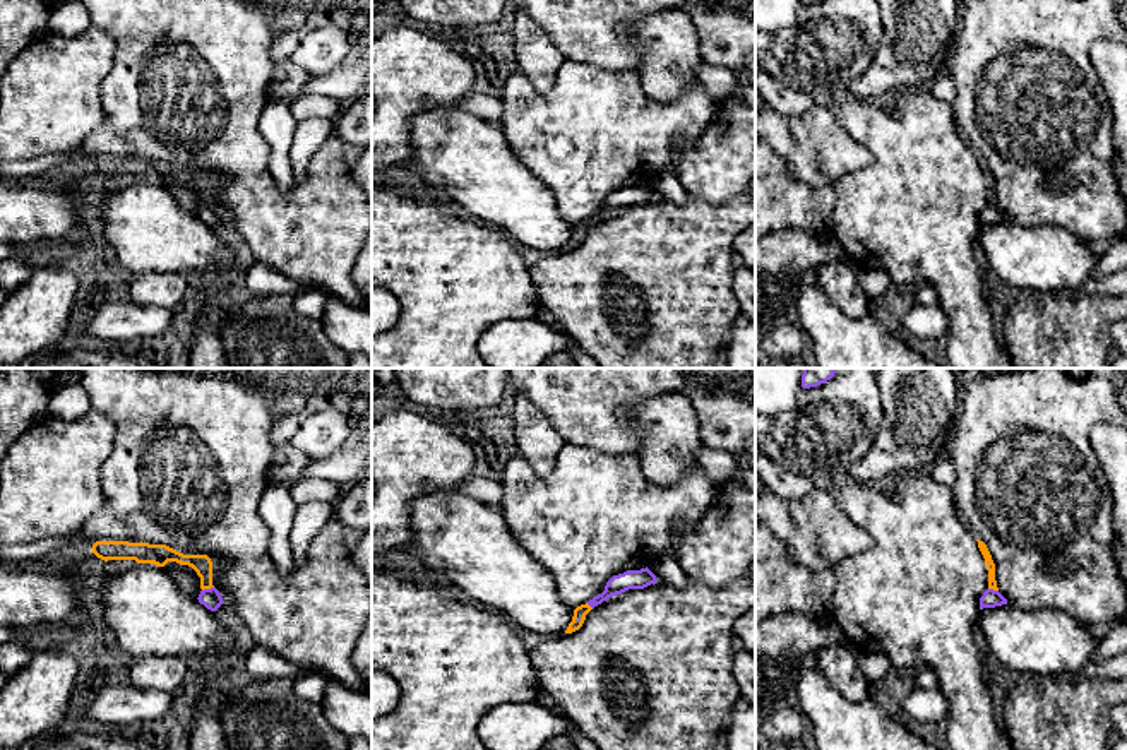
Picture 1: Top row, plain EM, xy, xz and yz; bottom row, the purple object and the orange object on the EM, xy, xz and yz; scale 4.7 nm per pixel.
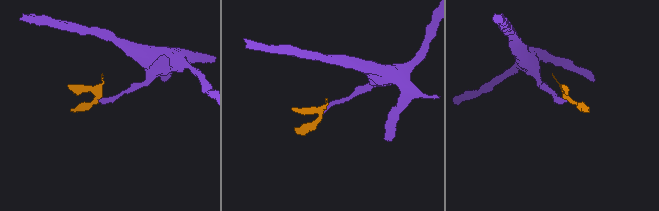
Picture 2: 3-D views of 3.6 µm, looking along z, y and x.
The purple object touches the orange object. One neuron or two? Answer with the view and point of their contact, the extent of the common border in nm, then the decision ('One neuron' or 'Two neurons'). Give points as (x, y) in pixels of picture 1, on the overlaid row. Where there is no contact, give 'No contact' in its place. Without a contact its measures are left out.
Touches purple at xy (208, 589). Shared border 60 nm. One neuron

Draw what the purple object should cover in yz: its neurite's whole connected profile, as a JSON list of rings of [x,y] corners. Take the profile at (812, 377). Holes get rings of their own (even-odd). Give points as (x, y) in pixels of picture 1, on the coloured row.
[[[803,368],[802,387],[810,389],[826,384],[834,373],[834,368]]]

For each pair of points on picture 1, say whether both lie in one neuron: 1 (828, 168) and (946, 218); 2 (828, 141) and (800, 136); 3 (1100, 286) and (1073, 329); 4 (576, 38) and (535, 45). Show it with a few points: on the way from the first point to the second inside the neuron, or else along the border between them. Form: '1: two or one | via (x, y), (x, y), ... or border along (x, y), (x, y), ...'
1: two | border along (848, 134), (867, 149), (869, 161), (833, 185)
2: one | via (821, 141), (807, 141)
3: two | border along (1054, 293), (1105, 293), (1109, 297)
4: two | border along (530, 17), (567, 59)

